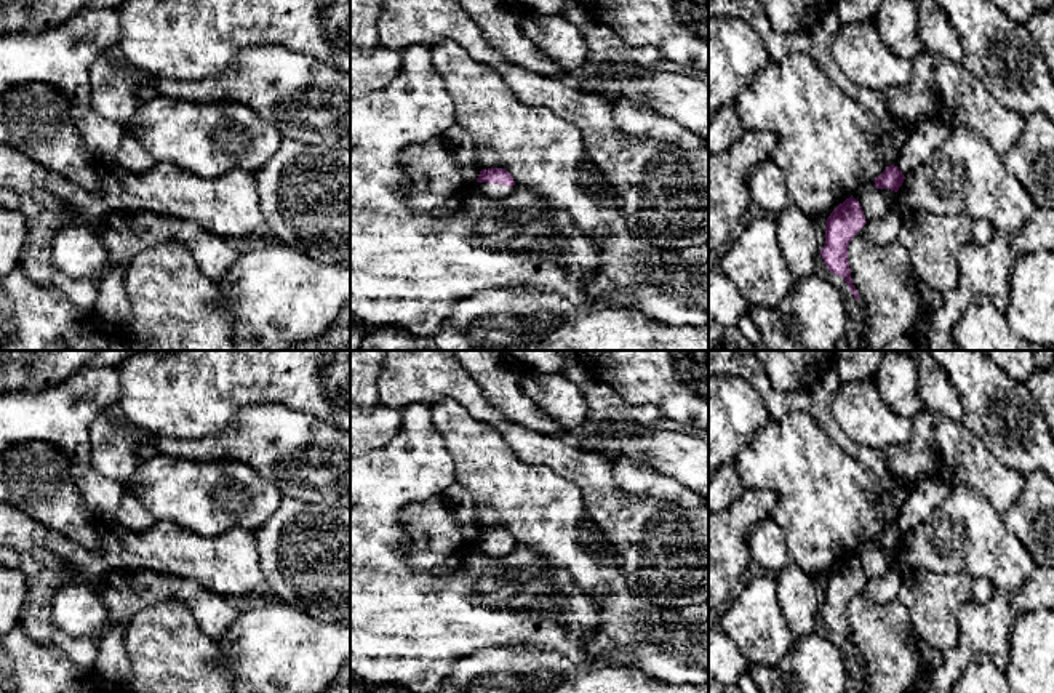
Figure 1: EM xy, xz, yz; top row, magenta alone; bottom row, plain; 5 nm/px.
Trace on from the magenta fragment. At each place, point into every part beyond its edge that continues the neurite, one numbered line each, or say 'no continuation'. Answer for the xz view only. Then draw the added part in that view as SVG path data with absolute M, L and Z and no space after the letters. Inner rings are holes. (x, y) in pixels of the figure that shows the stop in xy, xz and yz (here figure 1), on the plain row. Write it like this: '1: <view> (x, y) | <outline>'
1: xz (490, 549) | M475 541L478 552L488 559L501 559L512 552L515 544L502 544L502 543L493 543L493 541Z

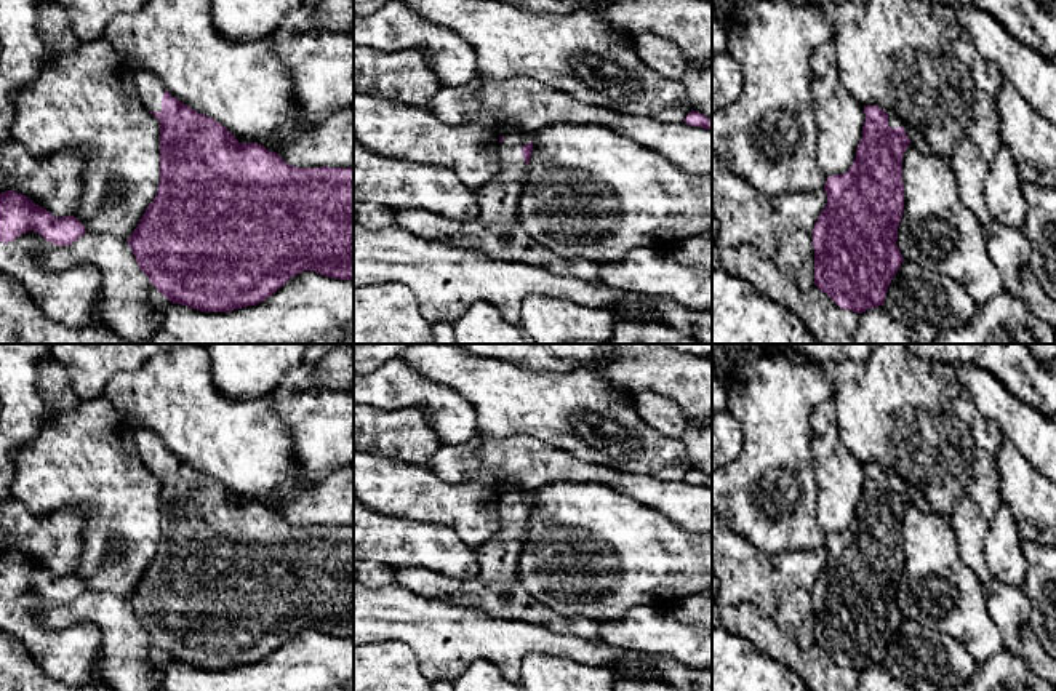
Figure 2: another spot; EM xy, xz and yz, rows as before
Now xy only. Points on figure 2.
1: xy (151, 448) | M134 427L134 440L144 464L149 469L162 470L162 456L165 451L163 441L147 429Z

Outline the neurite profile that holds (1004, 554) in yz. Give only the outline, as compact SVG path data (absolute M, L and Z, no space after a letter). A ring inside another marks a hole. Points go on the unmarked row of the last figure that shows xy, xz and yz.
M1000 505L984 539L984 558L995 581L1006 585L1024 585L1026 555L1011 509Z

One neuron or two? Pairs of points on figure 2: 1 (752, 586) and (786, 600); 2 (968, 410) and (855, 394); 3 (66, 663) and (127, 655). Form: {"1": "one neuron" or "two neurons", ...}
{"1": "one neuron", "2": "two neurons", "3": "two neurons"}

